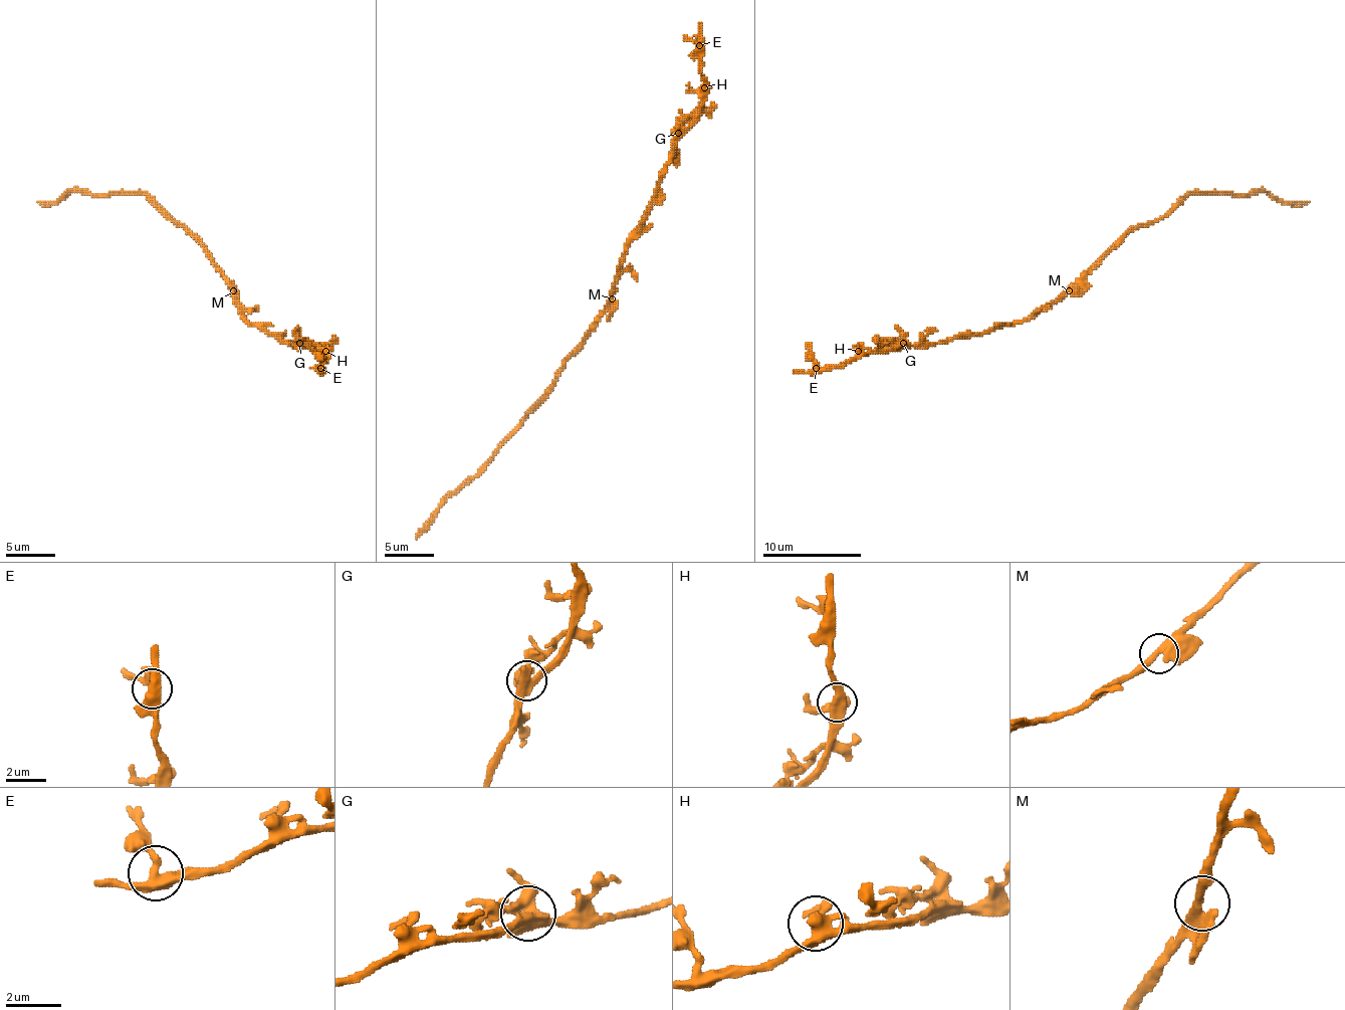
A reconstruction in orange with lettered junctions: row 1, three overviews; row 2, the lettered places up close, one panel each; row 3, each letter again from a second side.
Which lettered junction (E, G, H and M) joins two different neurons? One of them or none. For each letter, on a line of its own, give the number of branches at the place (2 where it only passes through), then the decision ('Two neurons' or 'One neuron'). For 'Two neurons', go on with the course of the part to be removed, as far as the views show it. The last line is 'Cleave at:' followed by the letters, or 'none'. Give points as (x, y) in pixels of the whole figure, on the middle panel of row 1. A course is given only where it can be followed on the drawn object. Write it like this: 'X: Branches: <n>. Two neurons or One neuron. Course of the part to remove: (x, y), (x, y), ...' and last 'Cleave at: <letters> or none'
E: Branches: 3. One neuron
G: Branches: 4. Two neurons. Course of the part to remove: (679, 132), (699, 110), (701, 90), (701, 48), (684, 35)
H: Branches: 3. One neuron
M: Branches: 2. One neuron
Cleave at: G

